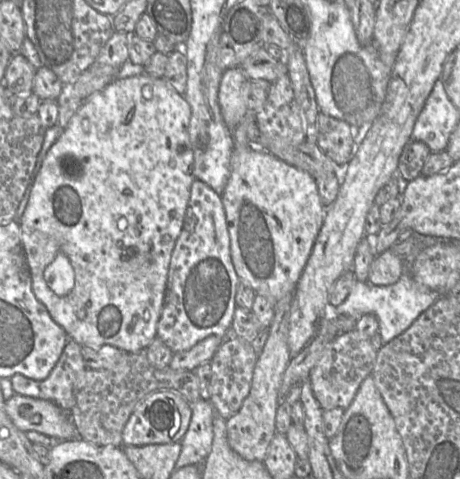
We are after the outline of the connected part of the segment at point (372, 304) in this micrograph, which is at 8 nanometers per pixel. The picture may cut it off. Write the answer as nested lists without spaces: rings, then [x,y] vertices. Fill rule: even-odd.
[[[406,269],[400,279],[391,285],[377,286],[368,281],[356,280],[346,300],[331,308],[331,315],[348,318],[359,318],[365,314],[375,315],[379,322],[378,332],[385,345],[407,330],[418,316],[440,297],[439,293],[419,286]]]

